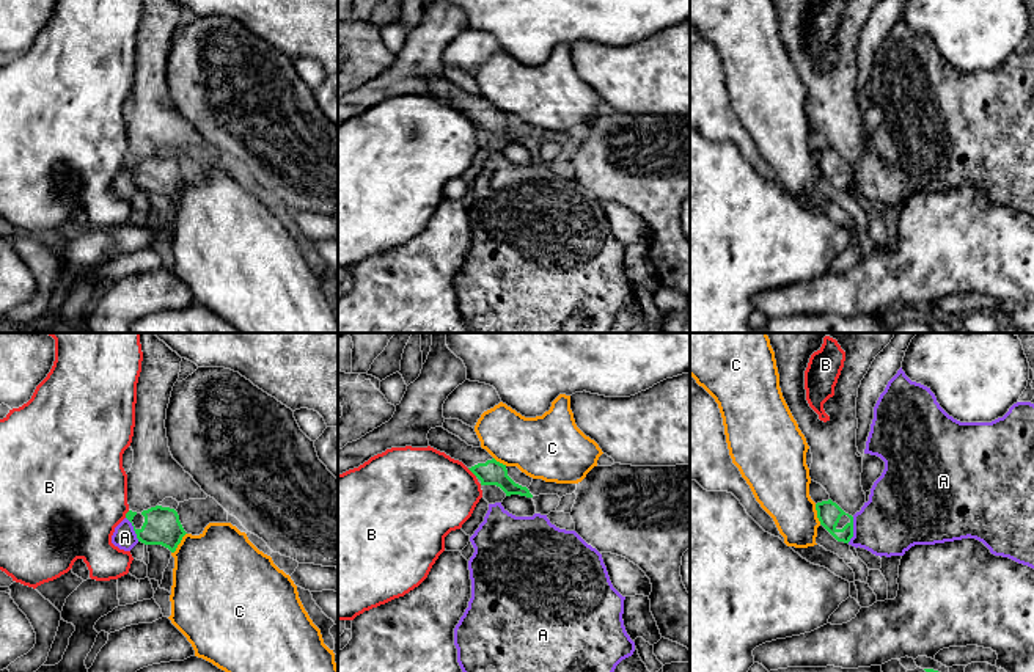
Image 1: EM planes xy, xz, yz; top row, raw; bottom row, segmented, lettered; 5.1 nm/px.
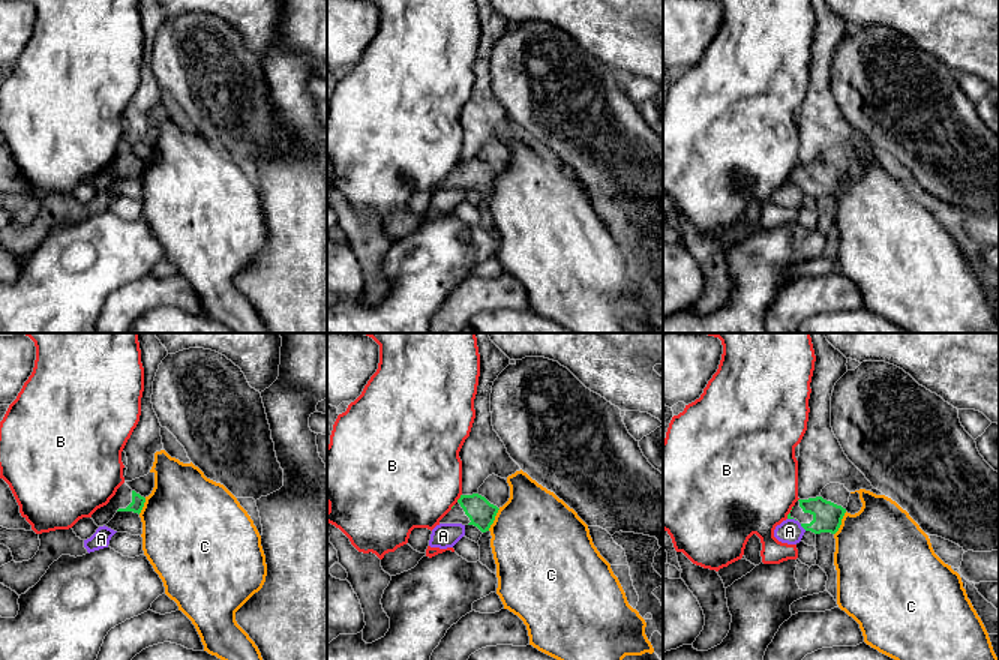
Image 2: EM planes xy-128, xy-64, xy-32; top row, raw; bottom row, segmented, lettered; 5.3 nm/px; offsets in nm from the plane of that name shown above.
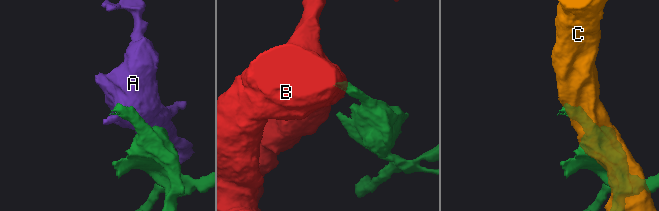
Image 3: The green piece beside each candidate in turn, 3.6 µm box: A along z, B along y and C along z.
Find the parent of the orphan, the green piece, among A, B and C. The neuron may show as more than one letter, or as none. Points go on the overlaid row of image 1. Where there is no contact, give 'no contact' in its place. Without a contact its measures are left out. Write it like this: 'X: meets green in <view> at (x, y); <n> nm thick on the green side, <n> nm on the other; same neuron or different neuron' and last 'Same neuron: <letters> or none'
A: meets green in yz at (852, 529); 120 nm thick on the green side, 340 nm on the other; different neuron
B: meets green in xz at (472, 471); 130 nm thick on the green side, 440 nm on the other; different neuron
C: meets green in xy at (179, 542); 190 nm thick on the green side, 440 nm on the other; different neuron
Same neuron: none

